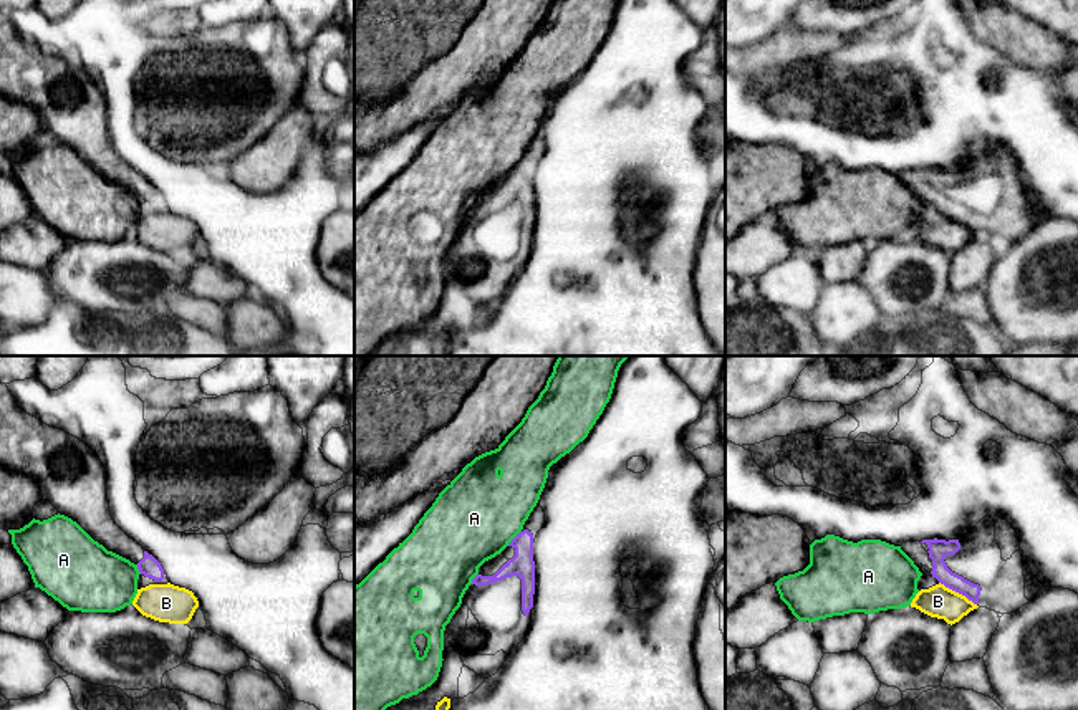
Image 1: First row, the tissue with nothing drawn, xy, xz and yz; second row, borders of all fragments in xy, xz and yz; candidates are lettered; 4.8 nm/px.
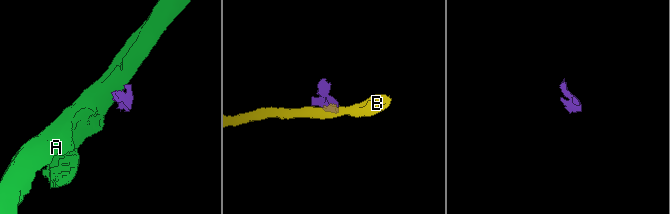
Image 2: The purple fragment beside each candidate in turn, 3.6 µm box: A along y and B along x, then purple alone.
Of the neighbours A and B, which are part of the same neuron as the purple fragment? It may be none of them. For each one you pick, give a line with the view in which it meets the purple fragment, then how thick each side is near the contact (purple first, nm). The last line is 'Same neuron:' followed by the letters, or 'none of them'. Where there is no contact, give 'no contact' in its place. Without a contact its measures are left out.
Same neuron: none of them

